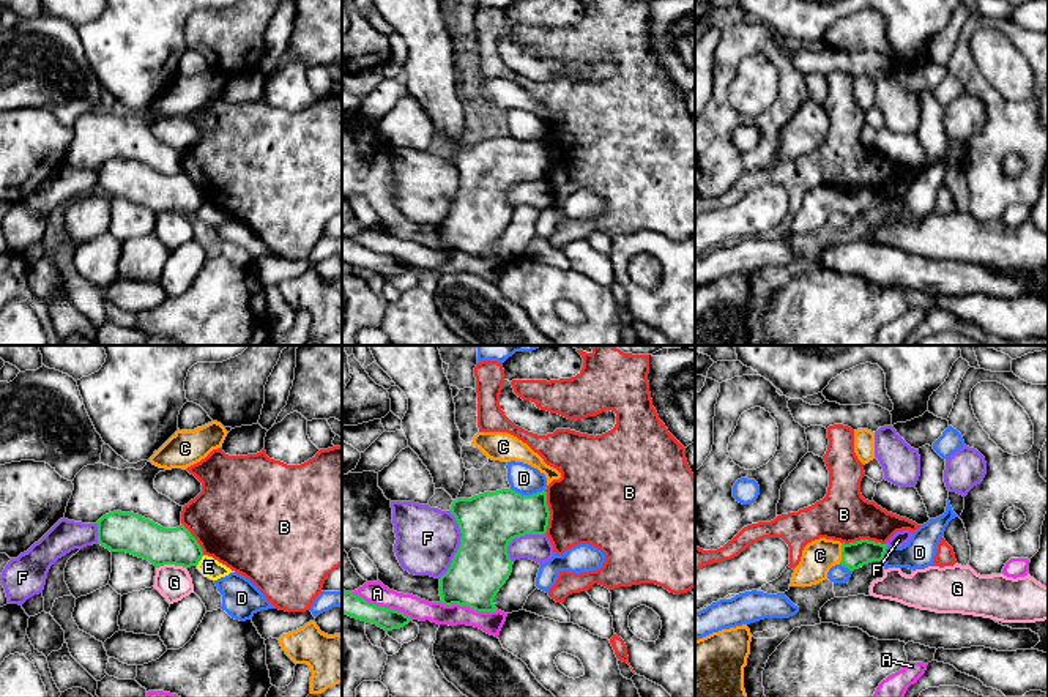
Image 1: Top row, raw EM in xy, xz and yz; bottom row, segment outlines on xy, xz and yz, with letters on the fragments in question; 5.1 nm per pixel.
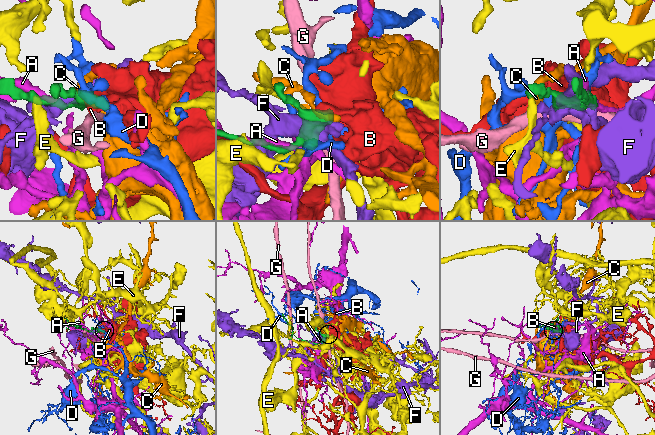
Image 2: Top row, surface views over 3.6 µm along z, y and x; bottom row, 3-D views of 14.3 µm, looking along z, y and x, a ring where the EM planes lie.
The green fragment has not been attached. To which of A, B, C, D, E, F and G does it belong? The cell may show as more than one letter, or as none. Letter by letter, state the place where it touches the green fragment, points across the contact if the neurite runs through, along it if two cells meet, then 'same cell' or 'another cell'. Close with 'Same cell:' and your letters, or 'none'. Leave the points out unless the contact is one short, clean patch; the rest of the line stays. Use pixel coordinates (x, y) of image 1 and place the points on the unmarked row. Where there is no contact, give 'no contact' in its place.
A: xz (380, 253) | another cell
B: xz (549, 160) | along xz (544, 137), (549, 158), (546, 180) | another cell
C: yz (842, 201) | across yz (861, 199), (842, 201), (820, 202) | same cell
D: xz (528, 142) | another cell
E: xy (200, 205) | along xy (204, 202), (196, 212) | another cell
F: xz (460, 191) | another cell
G: xy (172, 210) | along xy (156, 213), (182, 212), (186, 216) | another cell
Same cell: C

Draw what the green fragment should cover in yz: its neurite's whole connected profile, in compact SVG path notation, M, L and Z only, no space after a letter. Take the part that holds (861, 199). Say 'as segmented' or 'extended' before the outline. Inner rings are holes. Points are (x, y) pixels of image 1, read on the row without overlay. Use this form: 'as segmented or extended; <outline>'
extended; M826 184L815 186L804 194L790 233L816 232L827 226L829 216L835 211L854 218L871 208L883 208L886 196L887 191L868 186L849 191Z

